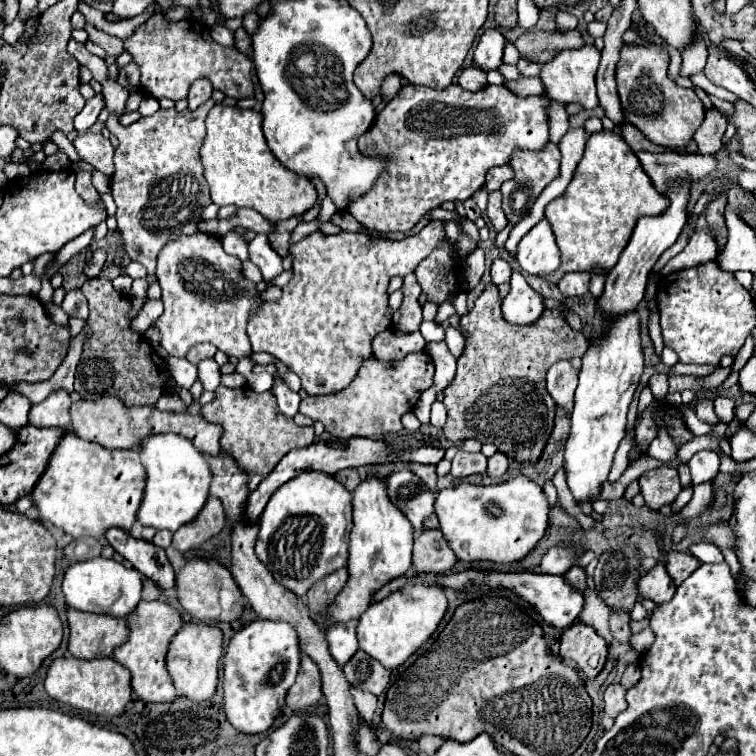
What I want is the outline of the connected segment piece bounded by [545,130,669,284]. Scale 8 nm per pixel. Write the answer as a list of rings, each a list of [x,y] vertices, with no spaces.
[[[615,130],[593,132],[571,184],[545,208],[545,218],[561,250],[561,266],[545,280],[557,284],[567,272],[589,272],[595,266],[611,270],[625,250],[637,218],[661,214],[667,206],[667,196],[655,190],[623,136]]]

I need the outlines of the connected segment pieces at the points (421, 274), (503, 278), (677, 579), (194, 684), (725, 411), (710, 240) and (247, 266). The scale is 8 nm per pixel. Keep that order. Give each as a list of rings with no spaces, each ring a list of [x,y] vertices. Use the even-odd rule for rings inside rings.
[[[445,240],[441,248],[433,250],[431,256],[417,266],[415,274],[431,302],[443,304],[445,300],[451,300],[457,308],[457,314],[463,316],[469,312],[467,292],[463,290],[459,280],[459,264],[455,264],[449,256],[451,250],[453,250],[451,240]]]
[[[497,258],[493,264],[491,264],[491,280],[495,286],[501,286],[505,282],[509,282],[511,278],[511,266],[507,260],[503,258]]]
[[[669,552],[667,556],[667,572],[673,578],[673,582],[679,586],[687,576],[691,576],[691,572],[695,572],[699,568],[699,560],[687,552]]]
[[[185,624],[167,652],[167,668],[181,696],[203,702],[213,698],[219,682],[219,660],[223,654],[223,632],[211,624]]]
[[[723,396],[715,398],[715,412],[725,424],[729,424],[729,420],[733,418],[733,408],[735,408],[735,402],[731,398],[723,398]]]
[[[695,232],[689,240],[689,244],[683,248],[681,254],[677,254],[675,258],[671,258],[667,262],[667,266],[661,270],[663,276],[677,272],[681,268],[693,268],[697,264],[703,264],[705,260],[713,260],[717,258],[717,246],[715,246],[715,238],[713,234],[707,232]]]
[[[250,260],[242,262],[243,275],[255,284],[263,280],[261,271]]]

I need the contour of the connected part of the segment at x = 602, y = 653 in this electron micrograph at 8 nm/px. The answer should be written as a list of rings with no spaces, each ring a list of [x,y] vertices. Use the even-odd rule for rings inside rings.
[[[575,622],[559,640],[561,644],[561,658],[563,660],[575,660],[577,666],[581,670],[585,670],[587,678],[595,678],[607,660],[607,650],[609,644],[605,638],[601,638],[595,628],[583,624],[583,622]],[[591,656],[599,656],[599,664],[597,668],[589,666],[589,658]]]

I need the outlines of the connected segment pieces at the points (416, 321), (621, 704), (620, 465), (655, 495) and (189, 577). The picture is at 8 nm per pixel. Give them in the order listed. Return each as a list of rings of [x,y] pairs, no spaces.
[[[403,300],[403,306],[393,314],[393,326],[403,332],[419,330],[421,322],[423,322],[423,316],[421,316],[421,306],[417,300],[411,304],[407,300]]]
[[[621,684],[607,686],[607,690],[605,690],[605,714],[609,714],[611,718],[615,718],[625,708],[627,708],[625,688]]]
[[[627,434],[627,436],[621,440],[621,444],[619,444],[617,452],[615,452],[613,468],[611,468],[611,472],[609,472],[609,482],[615,482],[615,480],[625,472],[625,468],[627,468],[627,454],[629,454],[629,448],[631,448],[631,434]]]
[[[659,468],[659,470],[649,470],[639,478],[641,484],[641,494],[645,498],[645,504],[651,510],[659,510],[665,504],[671,504],[679,490],[679,474],[673,468]]]
[[[193,558],[185,564],[181,572],[177,572],[177,598],[179,604],[197,620],[201,622],[229,622],[237,620],[243,614],[243,596],[239,586],[235,584],[231,572],[221,566],[217,560],[199,560]]]

